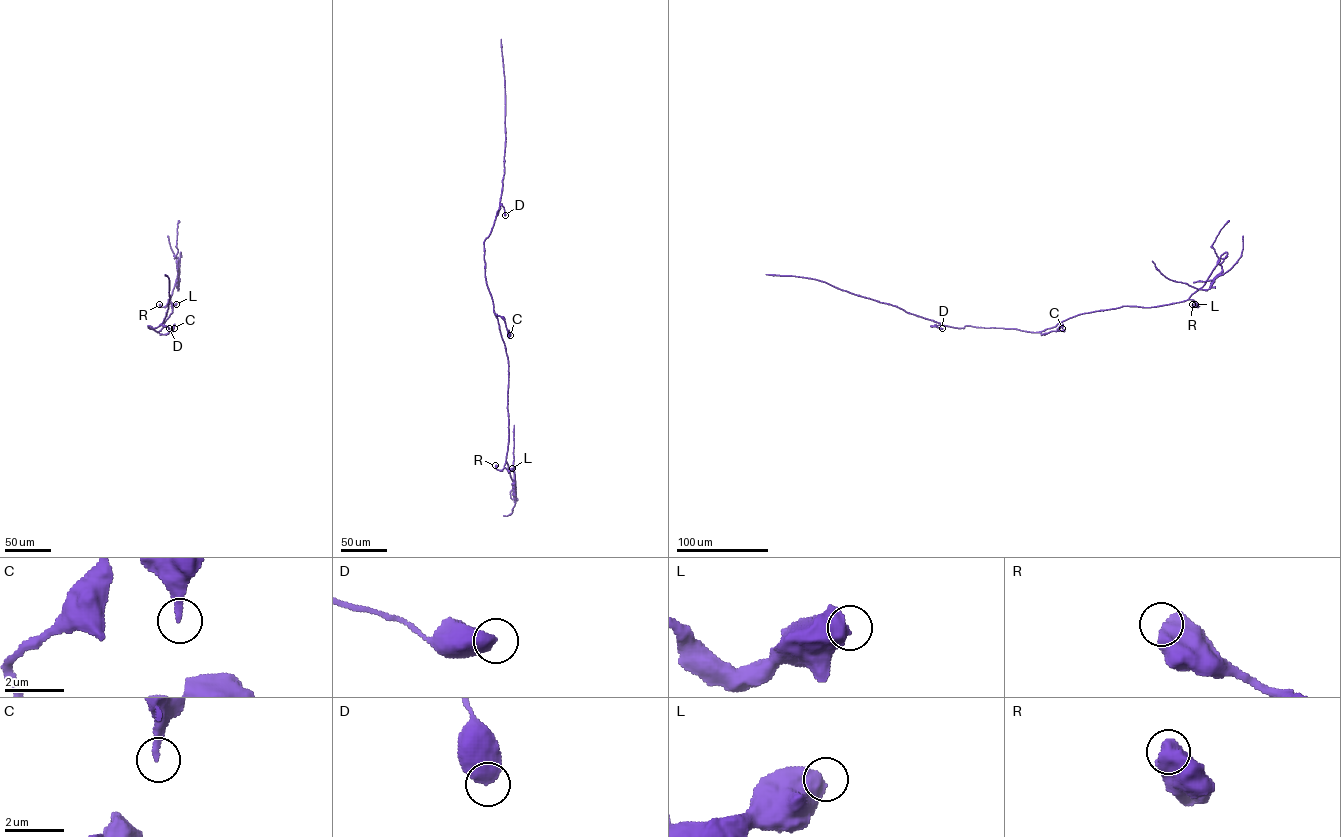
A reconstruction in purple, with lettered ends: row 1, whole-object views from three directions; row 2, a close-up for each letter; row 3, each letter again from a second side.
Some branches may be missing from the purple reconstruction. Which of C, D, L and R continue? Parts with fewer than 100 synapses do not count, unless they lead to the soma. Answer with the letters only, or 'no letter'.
no letter

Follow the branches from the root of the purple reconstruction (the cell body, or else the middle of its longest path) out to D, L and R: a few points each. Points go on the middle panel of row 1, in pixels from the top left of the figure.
D: (498, 323), (485, 277), (484, 241), (500, 205), (505, 215)
L: (498, 323), (508, 362), (509, 440), (504, 467), (512, 468)
R: (498, 323), (508, 362), (509, 440), (504, 467), (498, 470), (495, 465)

